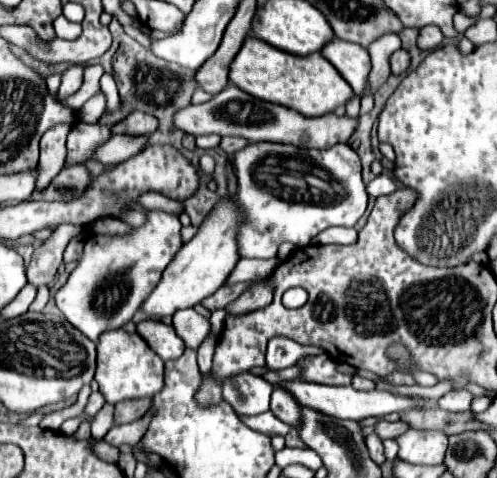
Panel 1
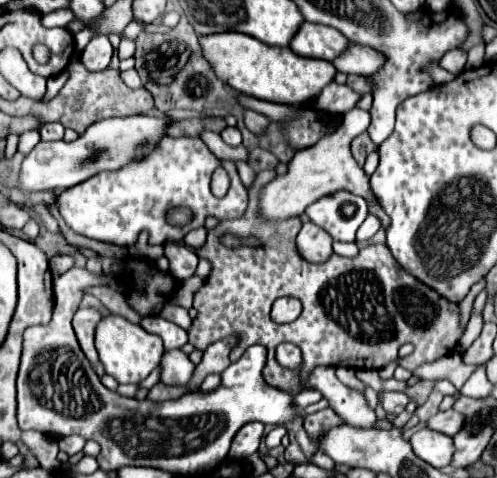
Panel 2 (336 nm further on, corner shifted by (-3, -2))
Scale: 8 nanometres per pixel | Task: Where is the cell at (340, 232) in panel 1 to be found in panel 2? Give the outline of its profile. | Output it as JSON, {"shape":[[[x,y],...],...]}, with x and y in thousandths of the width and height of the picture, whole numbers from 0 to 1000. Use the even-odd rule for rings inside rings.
{"shape":[[[672,504],[672,529],[692,533],[692,538],[712,538],[720,529],[720,517],[716,517],[716,508],[684,508],[684,504]]]}

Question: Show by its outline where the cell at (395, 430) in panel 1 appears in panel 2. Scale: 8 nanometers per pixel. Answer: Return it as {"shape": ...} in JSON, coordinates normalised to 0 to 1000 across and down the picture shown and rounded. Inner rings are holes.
{"shape":[[[901,856],[901,860],[881,860],[877,868],[869,868],[861,877],[861,893],[869,902],[885,902],[885,906],[897,906],[897,910],[918,910],[934,889],[934,872],[922,868],[913,856]]]}

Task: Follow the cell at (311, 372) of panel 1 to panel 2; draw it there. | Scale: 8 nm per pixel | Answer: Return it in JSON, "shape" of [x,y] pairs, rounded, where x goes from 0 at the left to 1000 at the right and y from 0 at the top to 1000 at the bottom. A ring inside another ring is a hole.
{"shape":[[[773,818],[765,826],[765,847],[773,851],[777,864],[789,864],[789,868],[801,868],[813,860],[821,843],[821,826],[817,822],[797,822],[797,818]]]}

